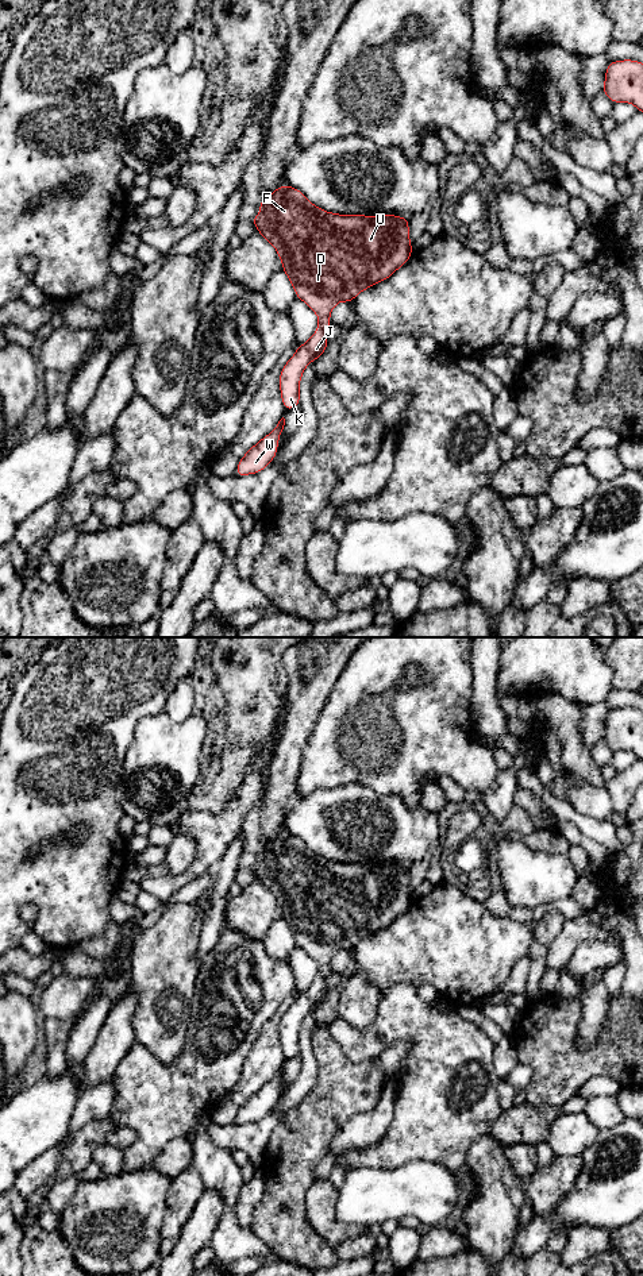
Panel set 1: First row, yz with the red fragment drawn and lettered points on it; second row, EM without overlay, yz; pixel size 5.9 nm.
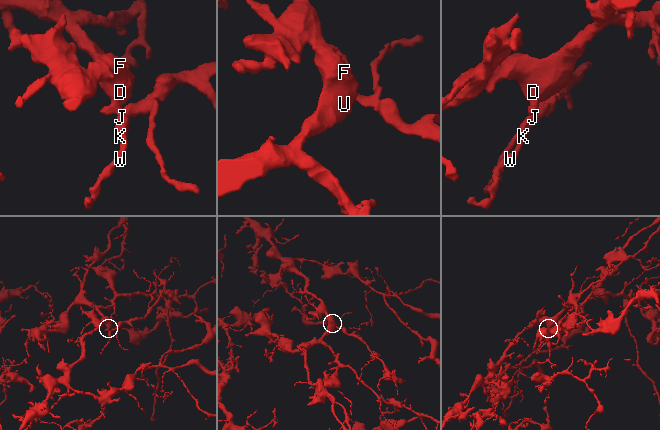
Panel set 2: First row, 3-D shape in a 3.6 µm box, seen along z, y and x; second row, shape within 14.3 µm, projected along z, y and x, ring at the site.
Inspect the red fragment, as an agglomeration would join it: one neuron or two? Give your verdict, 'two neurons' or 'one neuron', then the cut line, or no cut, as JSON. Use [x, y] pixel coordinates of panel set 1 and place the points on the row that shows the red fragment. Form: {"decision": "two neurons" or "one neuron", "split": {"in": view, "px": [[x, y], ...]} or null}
{"decision": "one neuron", "split": null}

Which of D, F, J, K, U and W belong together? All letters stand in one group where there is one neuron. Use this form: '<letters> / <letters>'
D F J K U W

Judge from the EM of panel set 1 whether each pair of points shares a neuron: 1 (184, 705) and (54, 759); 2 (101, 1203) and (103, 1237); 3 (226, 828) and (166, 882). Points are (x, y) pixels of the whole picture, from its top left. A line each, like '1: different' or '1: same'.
1: different
2: same
3: same

